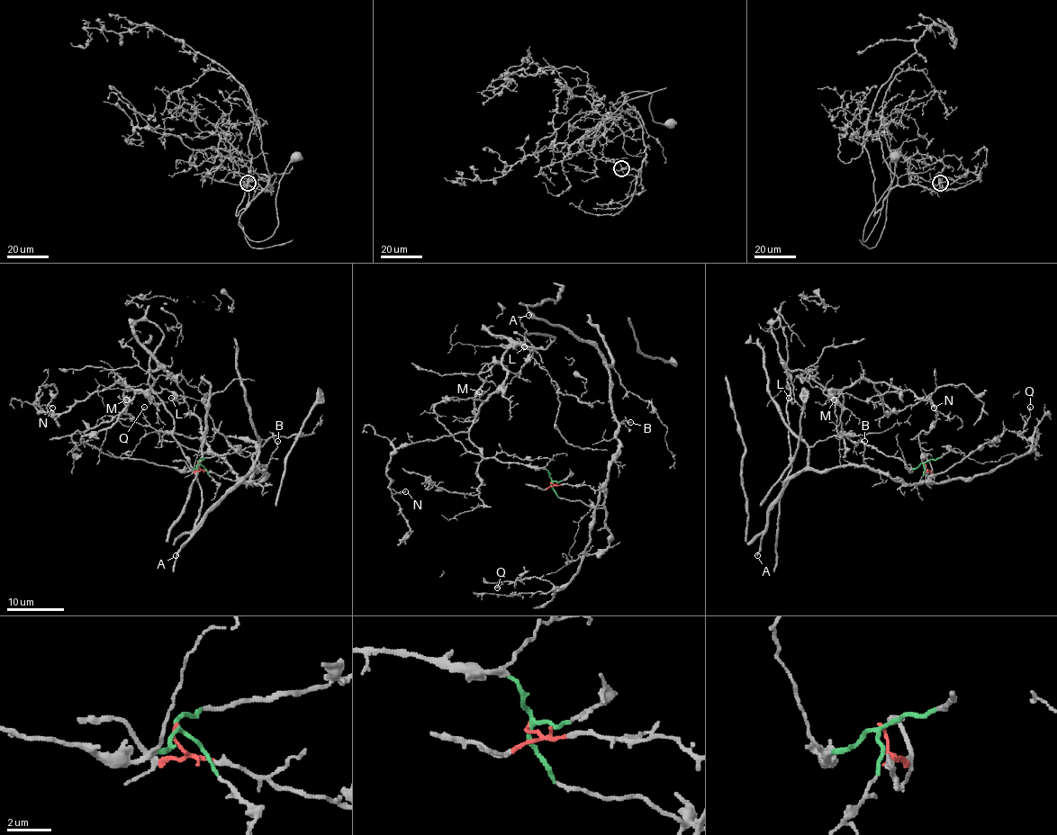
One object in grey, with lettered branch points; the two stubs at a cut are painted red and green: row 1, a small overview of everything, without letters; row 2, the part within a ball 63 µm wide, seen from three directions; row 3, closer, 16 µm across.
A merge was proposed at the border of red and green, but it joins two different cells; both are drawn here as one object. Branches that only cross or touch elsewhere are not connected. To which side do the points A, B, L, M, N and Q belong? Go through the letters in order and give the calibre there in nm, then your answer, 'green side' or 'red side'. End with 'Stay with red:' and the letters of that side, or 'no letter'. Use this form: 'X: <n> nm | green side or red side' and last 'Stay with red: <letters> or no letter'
A: 240 nm | red side
B: 120 nm | red side
L: 110 nm | green side
M: 130 nm | green side
N: 140 nm | green side
Q: 120 nm | red side
Stay with red: A, B, Q

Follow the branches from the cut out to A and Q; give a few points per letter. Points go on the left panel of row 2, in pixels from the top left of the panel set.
A: (198, 462), (201, 469), (241, 483), (266, 478), (266, 468), (252, 471), (207, 515), (176, 556)
Q: (198, 462), (201, 469), (245, 483), (198, 437), (154, 429), (143, 414), (144, 407)

